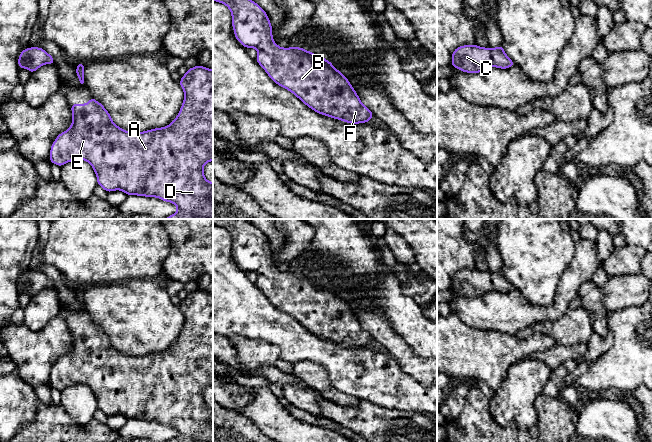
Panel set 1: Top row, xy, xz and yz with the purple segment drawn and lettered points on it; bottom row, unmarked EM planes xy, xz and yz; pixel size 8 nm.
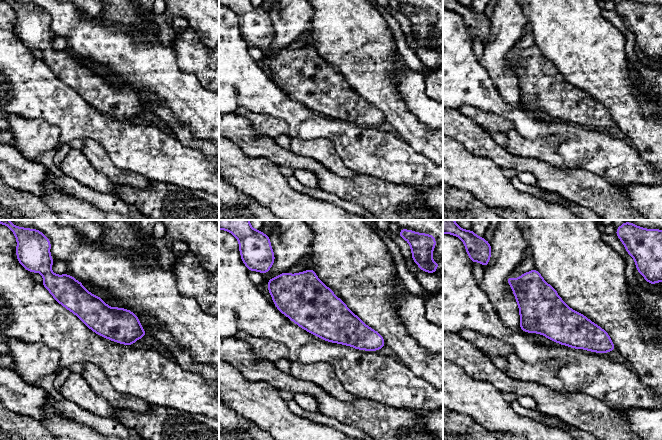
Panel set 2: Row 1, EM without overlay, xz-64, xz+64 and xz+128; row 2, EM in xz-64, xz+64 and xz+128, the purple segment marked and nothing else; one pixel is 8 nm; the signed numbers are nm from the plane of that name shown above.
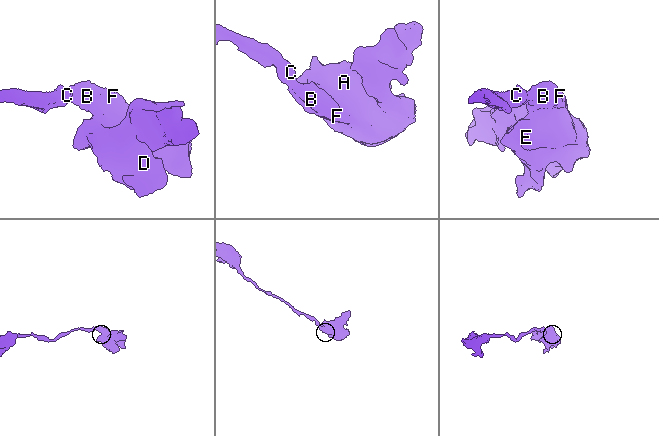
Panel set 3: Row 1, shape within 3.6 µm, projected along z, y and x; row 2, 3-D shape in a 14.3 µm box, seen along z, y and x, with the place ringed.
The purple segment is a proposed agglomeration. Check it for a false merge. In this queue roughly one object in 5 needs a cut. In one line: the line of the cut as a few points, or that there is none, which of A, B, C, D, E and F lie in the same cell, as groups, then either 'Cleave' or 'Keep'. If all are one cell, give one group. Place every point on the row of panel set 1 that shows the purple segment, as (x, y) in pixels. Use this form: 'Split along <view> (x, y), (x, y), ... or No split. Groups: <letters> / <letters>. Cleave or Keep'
No split. Groups: A B C D E F. Keep

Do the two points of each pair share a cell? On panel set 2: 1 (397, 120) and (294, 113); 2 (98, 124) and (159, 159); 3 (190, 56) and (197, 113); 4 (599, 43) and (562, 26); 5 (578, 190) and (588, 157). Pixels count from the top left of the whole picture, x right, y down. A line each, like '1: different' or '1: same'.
1: different
2: same
3: different
4: same
5: different

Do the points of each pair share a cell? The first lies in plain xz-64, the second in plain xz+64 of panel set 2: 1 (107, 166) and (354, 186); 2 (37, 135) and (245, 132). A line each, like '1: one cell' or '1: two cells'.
1: two cells
2: two cells

